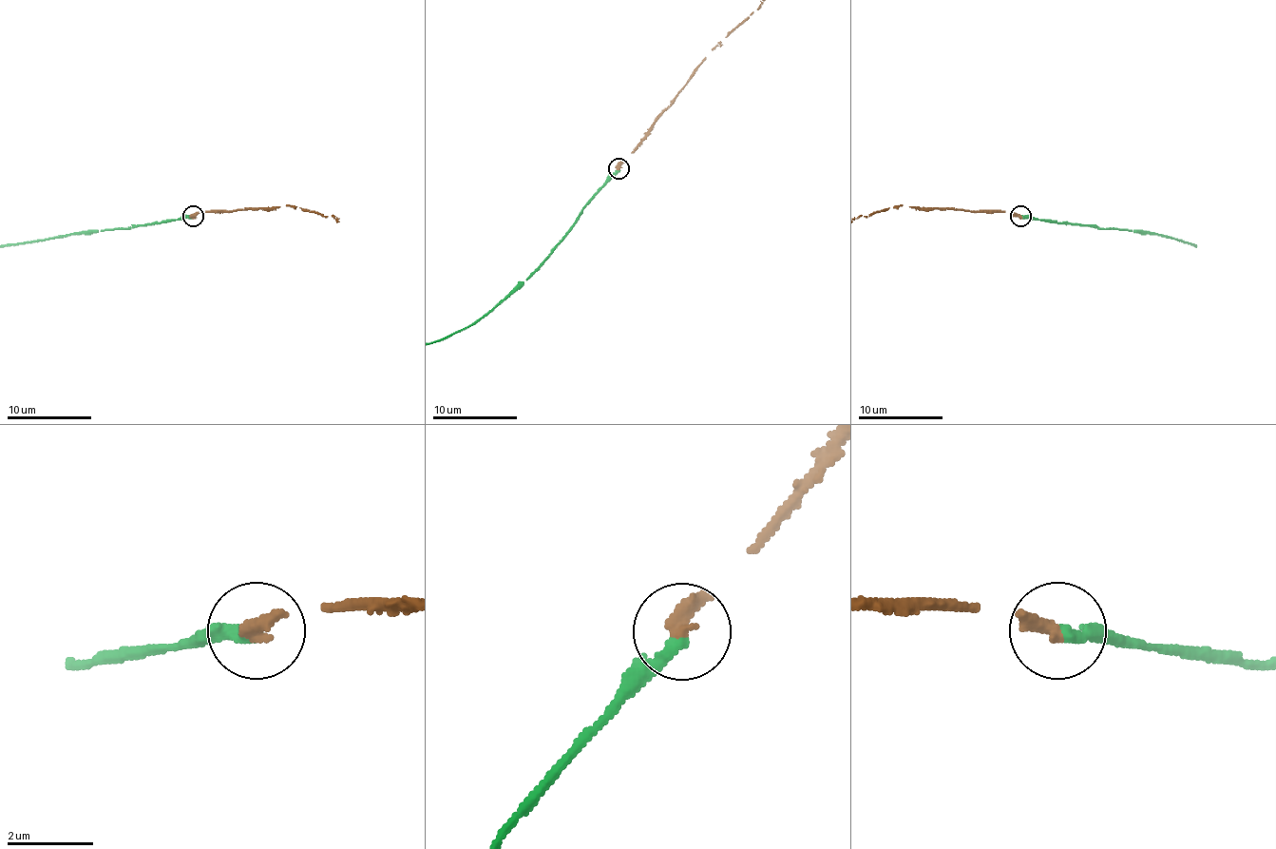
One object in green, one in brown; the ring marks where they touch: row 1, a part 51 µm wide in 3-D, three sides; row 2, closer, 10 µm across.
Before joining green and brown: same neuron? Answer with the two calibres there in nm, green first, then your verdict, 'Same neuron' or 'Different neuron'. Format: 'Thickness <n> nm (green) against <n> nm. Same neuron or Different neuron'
Thickness 260 nm (green) against 380 nm. Same neuron

